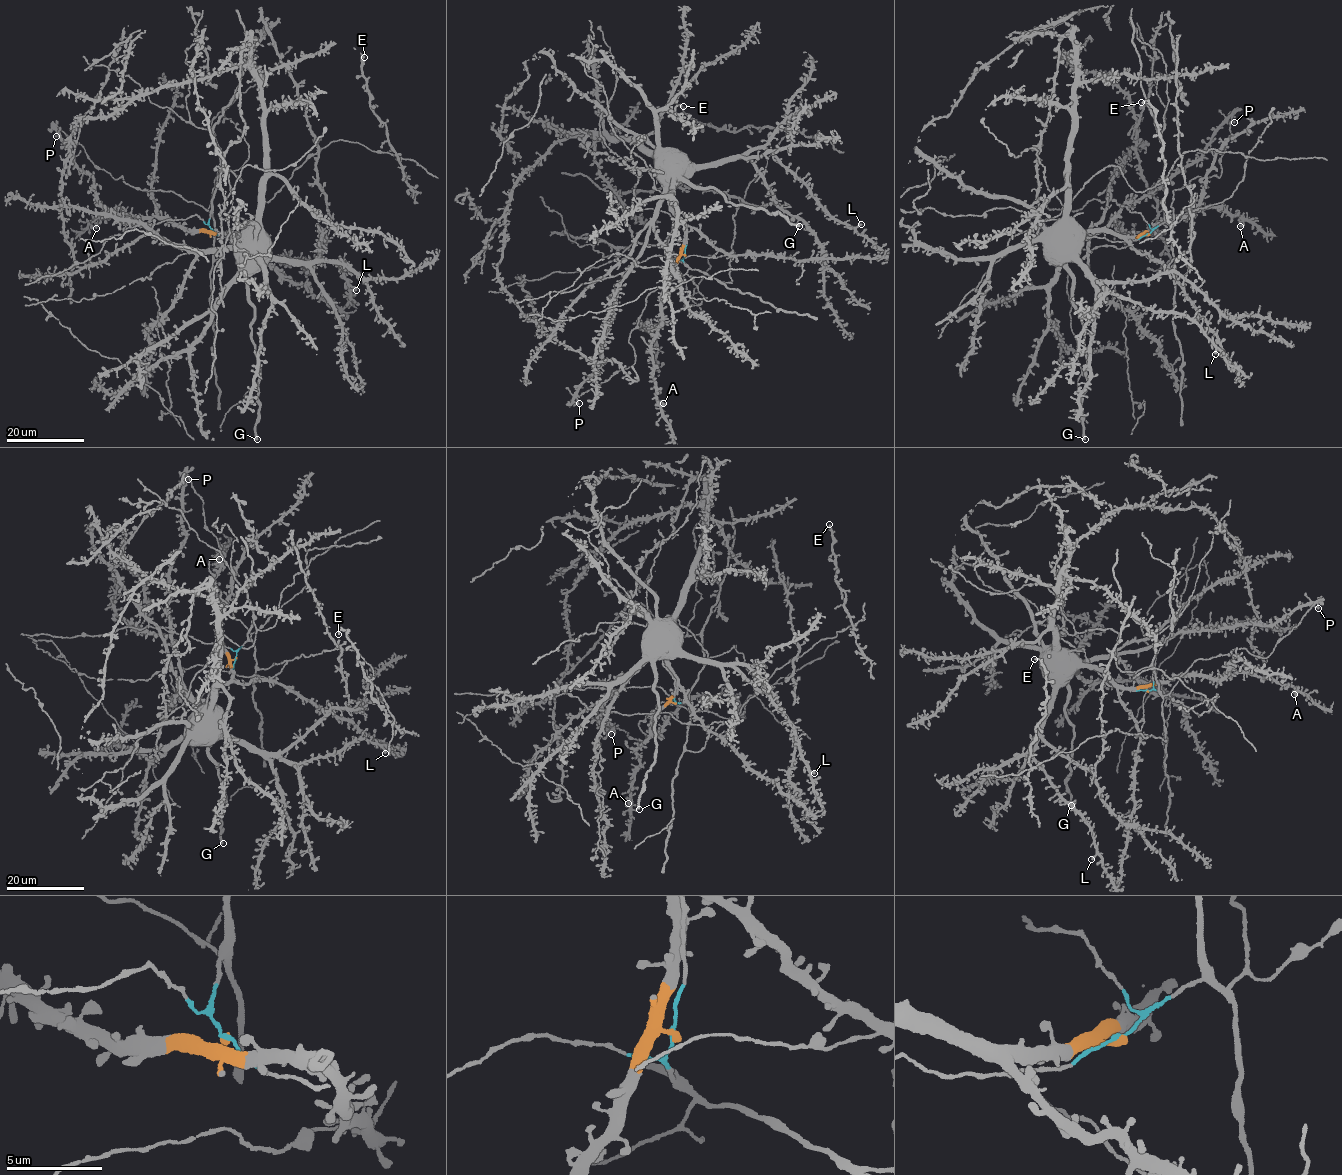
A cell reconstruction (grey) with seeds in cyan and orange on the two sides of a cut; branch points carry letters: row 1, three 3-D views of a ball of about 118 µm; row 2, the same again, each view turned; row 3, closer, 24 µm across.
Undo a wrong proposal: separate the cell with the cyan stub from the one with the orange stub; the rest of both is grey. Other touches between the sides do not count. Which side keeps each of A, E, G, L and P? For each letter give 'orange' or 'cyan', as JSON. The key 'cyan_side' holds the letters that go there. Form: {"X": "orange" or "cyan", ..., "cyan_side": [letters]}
{"A": "orange", "E": "cyan", "G": "orange", "L": "orange", "P": "orange", "cyan_side": ["E"]}

